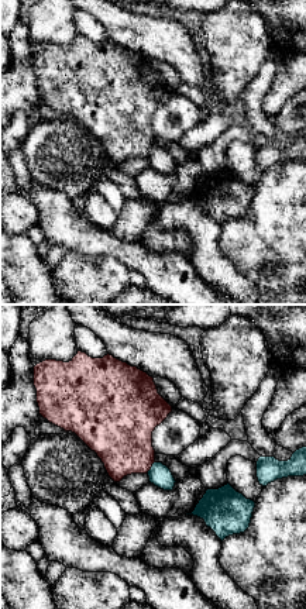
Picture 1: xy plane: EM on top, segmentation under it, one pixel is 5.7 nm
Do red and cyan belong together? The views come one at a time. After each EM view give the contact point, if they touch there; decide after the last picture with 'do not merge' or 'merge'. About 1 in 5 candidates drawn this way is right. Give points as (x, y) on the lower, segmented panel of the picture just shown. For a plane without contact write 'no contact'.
contact (151, 465)

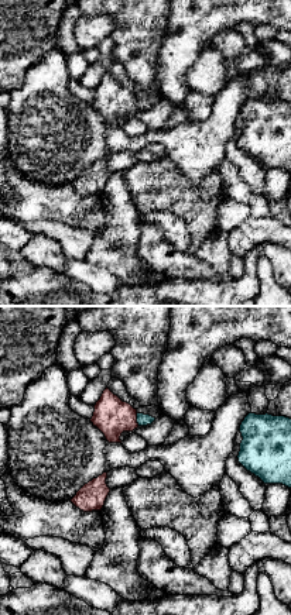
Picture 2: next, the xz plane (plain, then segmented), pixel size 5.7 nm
contact (136, 419)

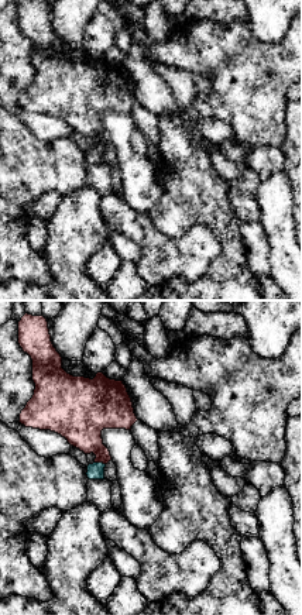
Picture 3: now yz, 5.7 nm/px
contact (100, 461)

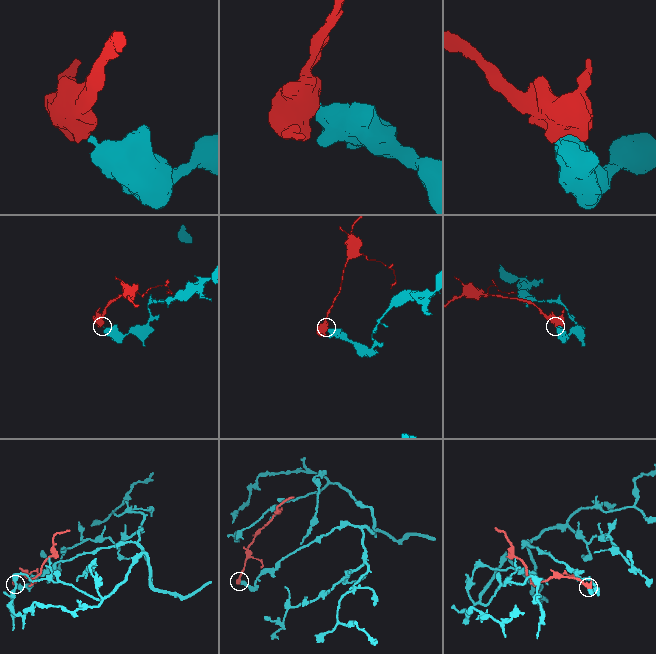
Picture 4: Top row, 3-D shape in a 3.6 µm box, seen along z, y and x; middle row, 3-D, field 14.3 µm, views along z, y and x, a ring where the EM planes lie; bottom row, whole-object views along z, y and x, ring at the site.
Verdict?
do not merge

